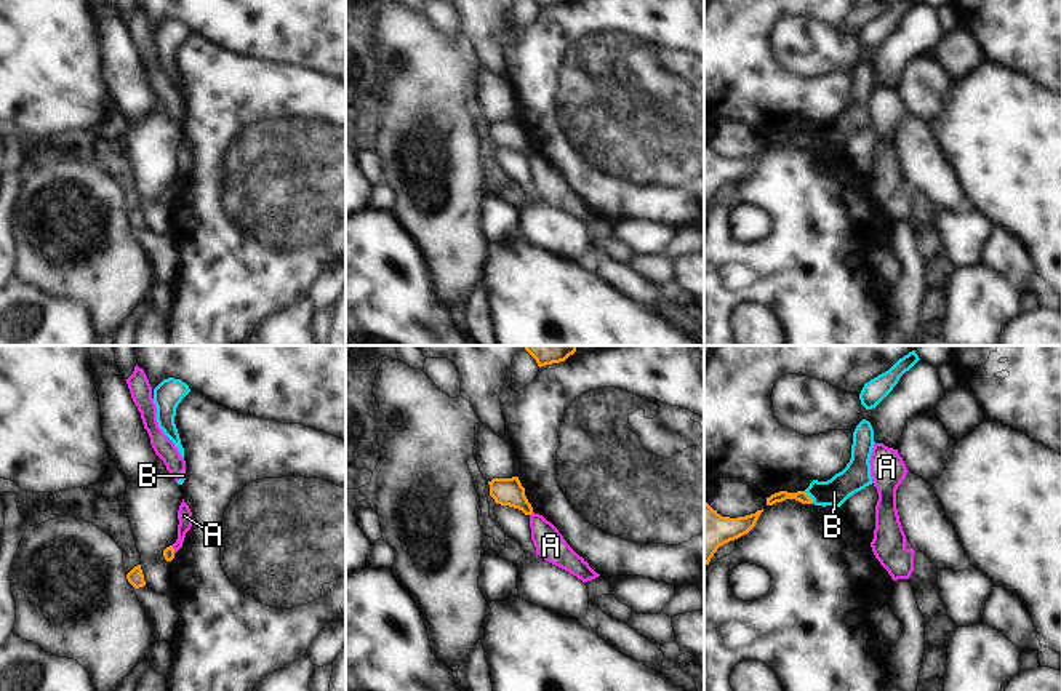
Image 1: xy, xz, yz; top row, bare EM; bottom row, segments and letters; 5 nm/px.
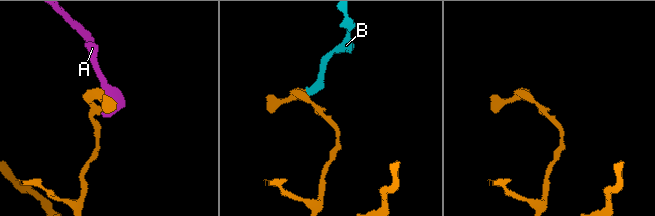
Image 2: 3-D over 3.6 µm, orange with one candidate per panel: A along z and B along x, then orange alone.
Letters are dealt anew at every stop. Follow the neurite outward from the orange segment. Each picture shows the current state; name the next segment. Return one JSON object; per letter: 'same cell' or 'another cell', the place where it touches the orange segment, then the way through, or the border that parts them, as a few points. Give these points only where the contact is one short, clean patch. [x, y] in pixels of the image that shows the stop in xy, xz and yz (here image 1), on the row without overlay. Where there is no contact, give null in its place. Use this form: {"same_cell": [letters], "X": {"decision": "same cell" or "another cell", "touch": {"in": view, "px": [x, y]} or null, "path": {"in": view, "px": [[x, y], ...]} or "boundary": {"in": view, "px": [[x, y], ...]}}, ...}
{"same_cell": [], "A": {"decision": "another cell", "touch": {"in": "xy", "px": [173, 191]}, "boundary": {"in": "xy", "px": [[172, 187], [175, 194]]}}, "B": {"decision": "another cell", "touch": {"in": "yz", "px": [810, 139]}, "boundary": {"in": "yz", "px": [[804, 133], [813, 144]]}}}

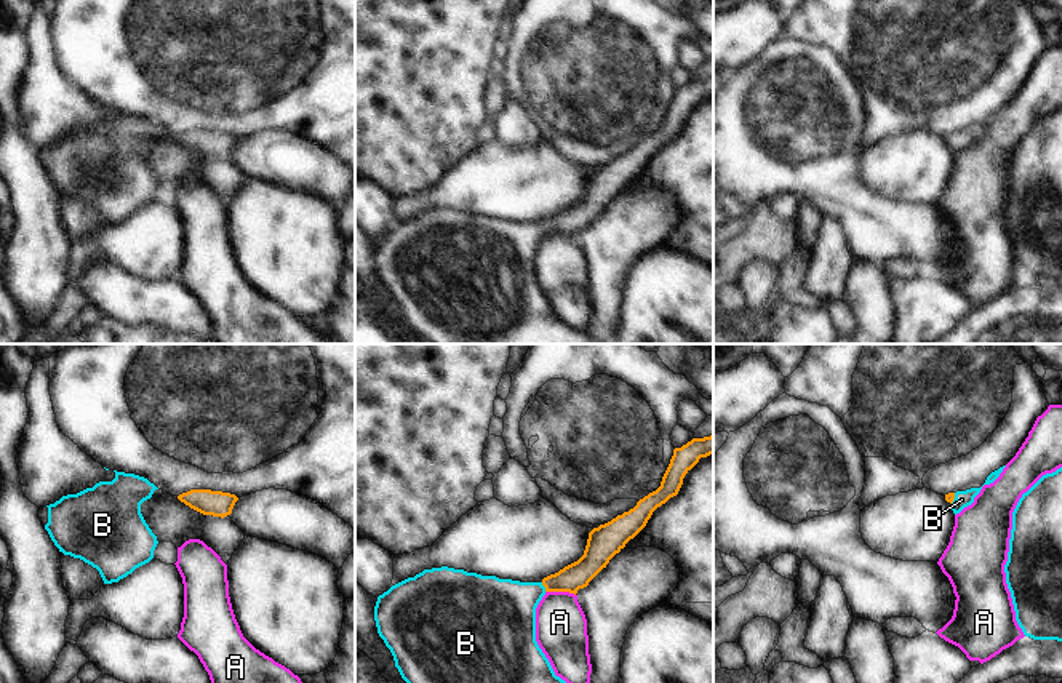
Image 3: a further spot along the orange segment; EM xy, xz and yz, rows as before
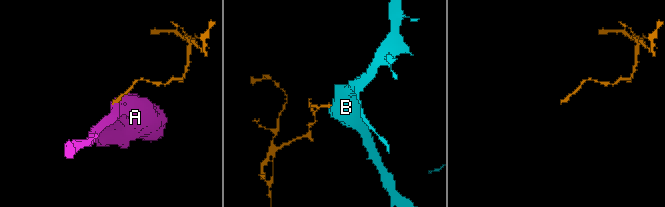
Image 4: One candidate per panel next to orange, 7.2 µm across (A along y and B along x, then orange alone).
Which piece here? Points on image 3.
{"same_cell": ["B"], "A": {"decision": "another cell", "touch": {"in": "xz", "px": [560, 232]}, "boundary": {"in": "xz", "px": [[546, 232], [568, 232], [574, 237]]}}, "B": {"decision": "same cell", "touch": {"in": "xz", "px": [544, 227]}, "path": {"in": "xz", "px": [[578, 216], [544, 227], [520, 240], [503, 255]]}}}

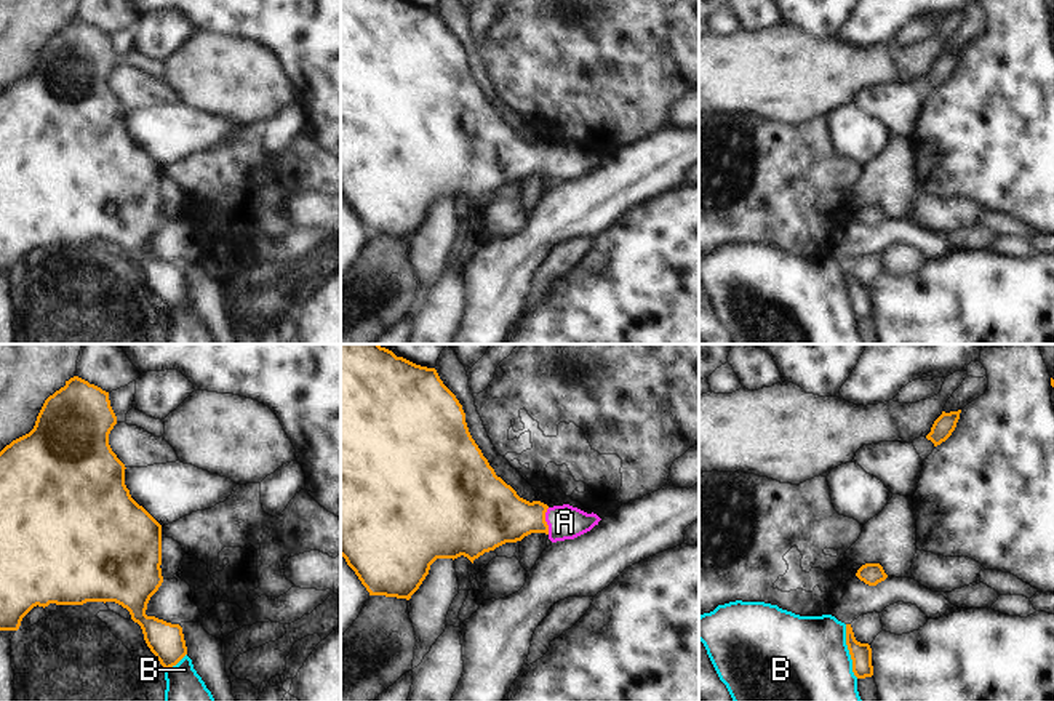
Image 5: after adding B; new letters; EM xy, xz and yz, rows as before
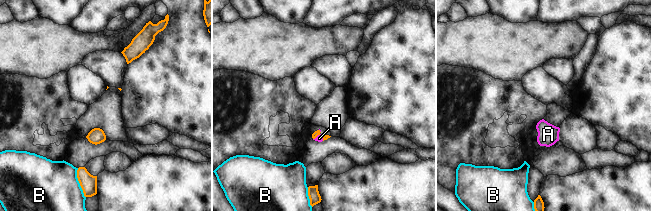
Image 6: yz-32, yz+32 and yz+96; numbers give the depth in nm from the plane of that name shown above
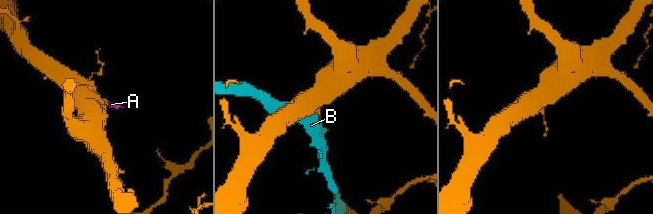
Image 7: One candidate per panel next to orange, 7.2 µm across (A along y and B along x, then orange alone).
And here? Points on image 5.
{"same_cell": ["A"], "A": {"decision": "same cell", "touch": {"in": "xz", "px": [544, 162]}, "path": {"in": "xz", "px": [[496, 156], [544, 162], [565, 164]]}}, "B": {"decision": "another cell", "touch": {"in": "yz", "px": [850, 293]}}}

